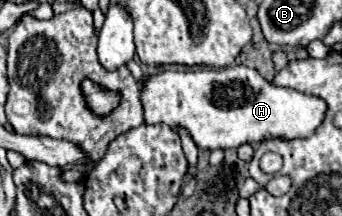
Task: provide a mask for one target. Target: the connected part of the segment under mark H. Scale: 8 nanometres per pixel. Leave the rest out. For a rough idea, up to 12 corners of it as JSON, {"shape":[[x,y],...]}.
{"shape":[[246,65],[142,81],[144,123],[200,149],[308,137],[318,97]]}

